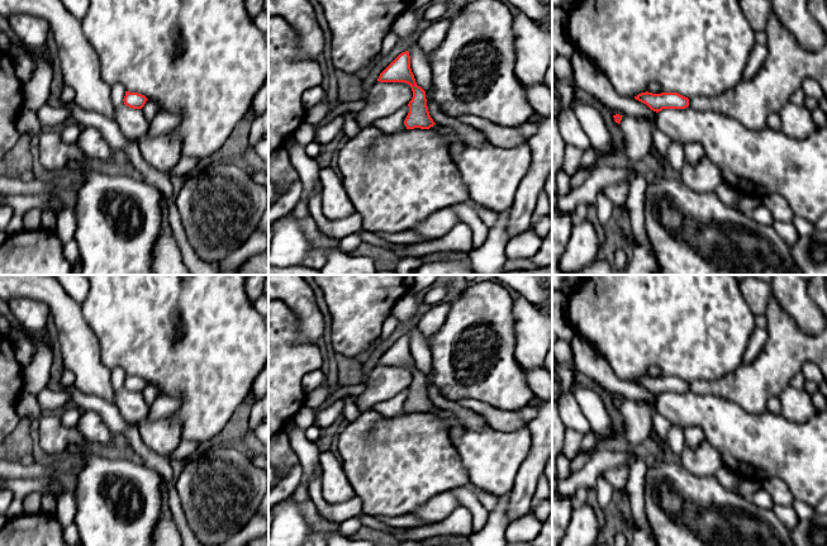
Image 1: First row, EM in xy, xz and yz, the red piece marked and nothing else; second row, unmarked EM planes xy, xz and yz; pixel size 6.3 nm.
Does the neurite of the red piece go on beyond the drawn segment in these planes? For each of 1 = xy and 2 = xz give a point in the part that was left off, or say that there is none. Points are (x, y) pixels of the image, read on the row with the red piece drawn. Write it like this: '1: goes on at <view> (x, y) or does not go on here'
1: goes on at xy (118, 88)
2: does not go on here

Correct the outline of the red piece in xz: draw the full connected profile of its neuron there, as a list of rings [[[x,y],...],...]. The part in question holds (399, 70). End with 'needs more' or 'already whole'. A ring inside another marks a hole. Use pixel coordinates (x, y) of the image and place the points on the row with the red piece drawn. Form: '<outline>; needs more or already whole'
[[[400,53],[379,76],[380,82],[405,82],[412,87],[413,98],[409,101],[409,113],[404,120],[407,129],[429,129],[436,123],[429,115],[426,91],[417,85],[410,68],[410,56]]]; already whole

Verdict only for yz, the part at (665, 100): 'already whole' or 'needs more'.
needs more

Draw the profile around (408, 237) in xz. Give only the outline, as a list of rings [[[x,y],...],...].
[[[412,229],[400,233],[376,233],[376,234],[390,243],[413,244],[424,242],[423,238]]]

